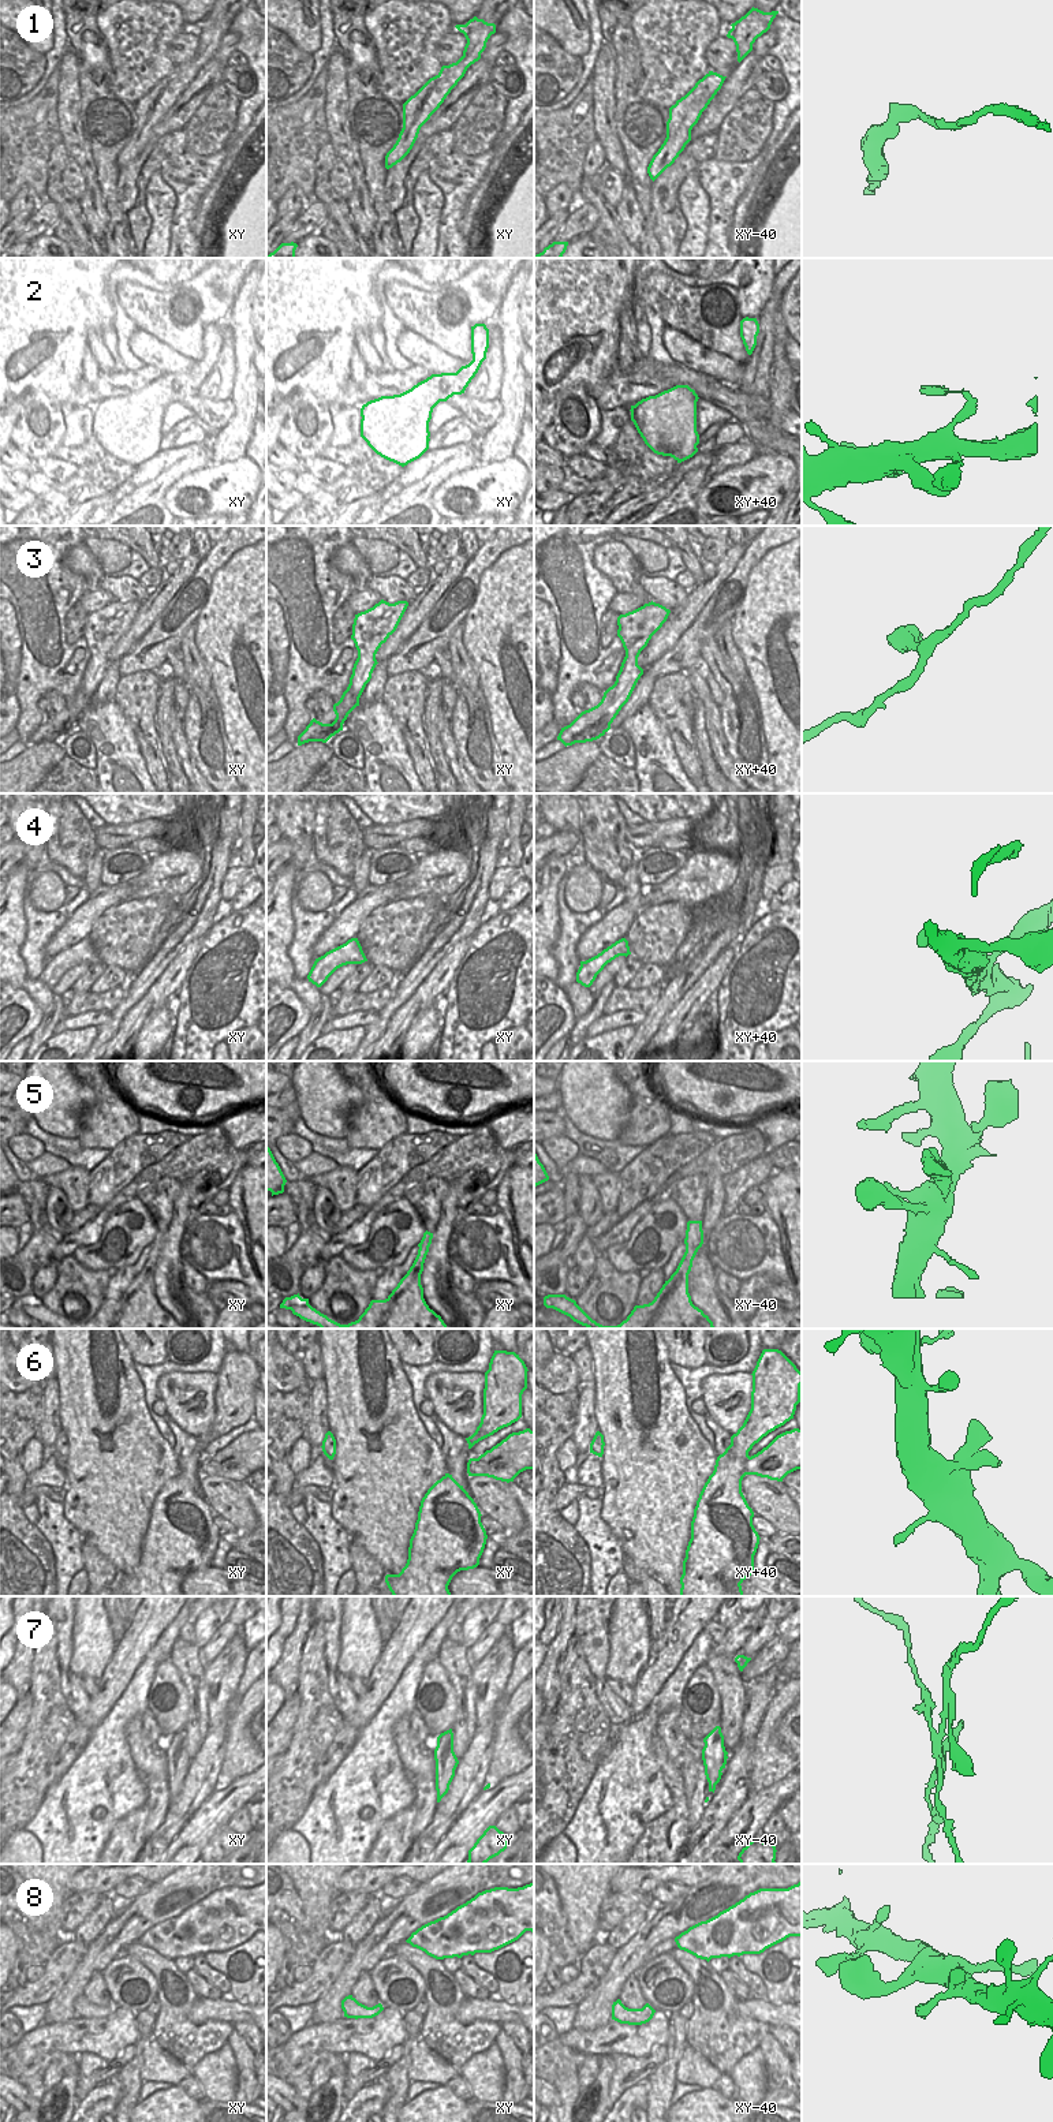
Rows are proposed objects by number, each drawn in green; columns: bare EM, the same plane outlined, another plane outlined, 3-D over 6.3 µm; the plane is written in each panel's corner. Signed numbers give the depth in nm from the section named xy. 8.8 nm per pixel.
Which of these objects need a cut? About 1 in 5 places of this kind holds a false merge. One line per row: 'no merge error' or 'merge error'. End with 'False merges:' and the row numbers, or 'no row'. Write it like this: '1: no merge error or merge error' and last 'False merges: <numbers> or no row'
1: no merge error
2: no merge error
3: no merge error
4: no merge error
5: no merge error
6: no merge error
7: merge error
8: no merge error
False merges: 7

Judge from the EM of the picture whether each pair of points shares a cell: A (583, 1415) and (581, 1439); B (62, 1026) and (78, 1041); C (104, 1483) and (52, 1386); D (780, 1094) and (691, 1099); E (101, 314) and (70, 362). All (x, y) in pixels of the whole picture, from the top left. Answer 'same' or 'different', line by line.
A: same
B: different
C: different
D: same
E: same

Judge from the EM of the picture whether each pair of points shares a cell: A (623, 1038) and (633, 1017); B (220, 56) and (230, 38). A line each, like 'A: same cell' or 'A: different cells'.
A: different cells
B: same cell

